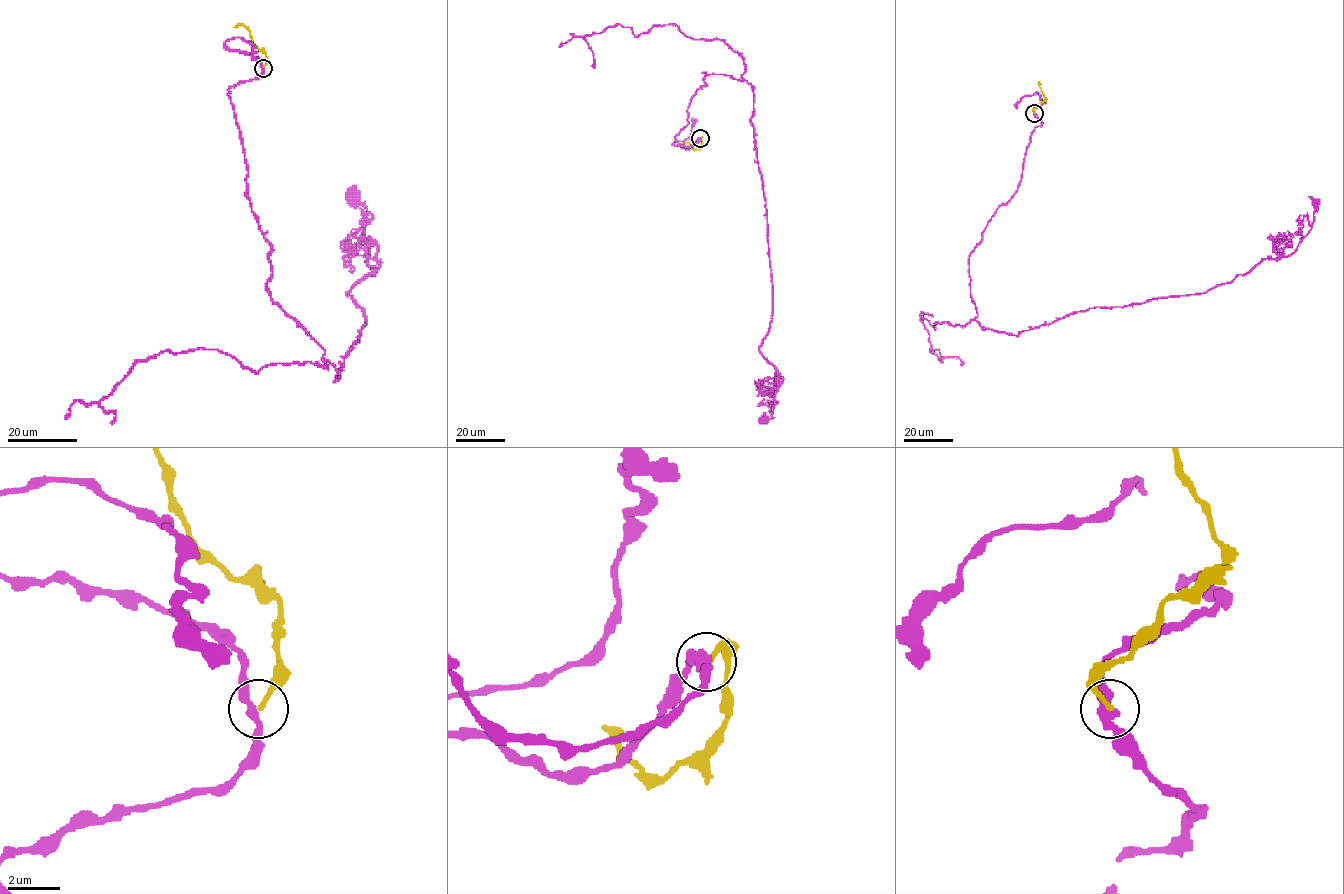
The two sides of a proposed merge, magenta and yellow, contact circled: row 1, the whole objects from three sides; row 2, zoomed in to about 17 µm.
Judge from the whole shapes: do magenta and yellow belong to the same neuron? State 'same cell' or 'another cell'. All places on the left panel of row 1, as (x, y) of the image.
another cell

